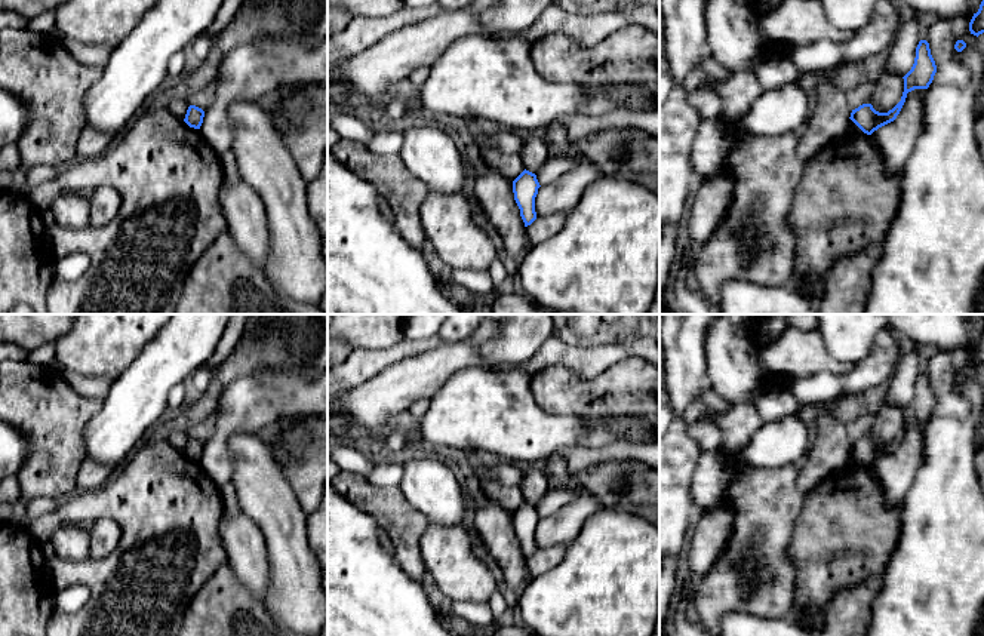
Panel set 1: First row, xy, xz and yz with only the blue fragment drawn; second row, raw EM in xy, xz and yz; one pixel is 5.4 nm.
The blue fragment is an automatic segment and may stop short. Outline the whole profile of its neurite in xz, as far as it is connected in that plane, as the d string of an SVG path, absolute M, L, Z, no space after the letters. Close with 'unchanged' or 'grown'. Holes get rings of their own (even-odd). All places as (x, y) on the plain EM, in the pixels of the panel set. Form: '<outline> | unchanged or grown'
M526 501L513 513L514 532L520 541L525 559L536 551L535 529L539 519L536 507Z | unchanged

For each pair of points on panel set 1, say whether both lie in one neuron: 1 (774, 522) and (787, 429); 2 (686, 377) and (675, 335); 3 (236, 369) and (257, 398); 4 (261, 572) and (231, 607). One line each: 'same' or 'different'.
1: different
2: same
3: different
4: different

